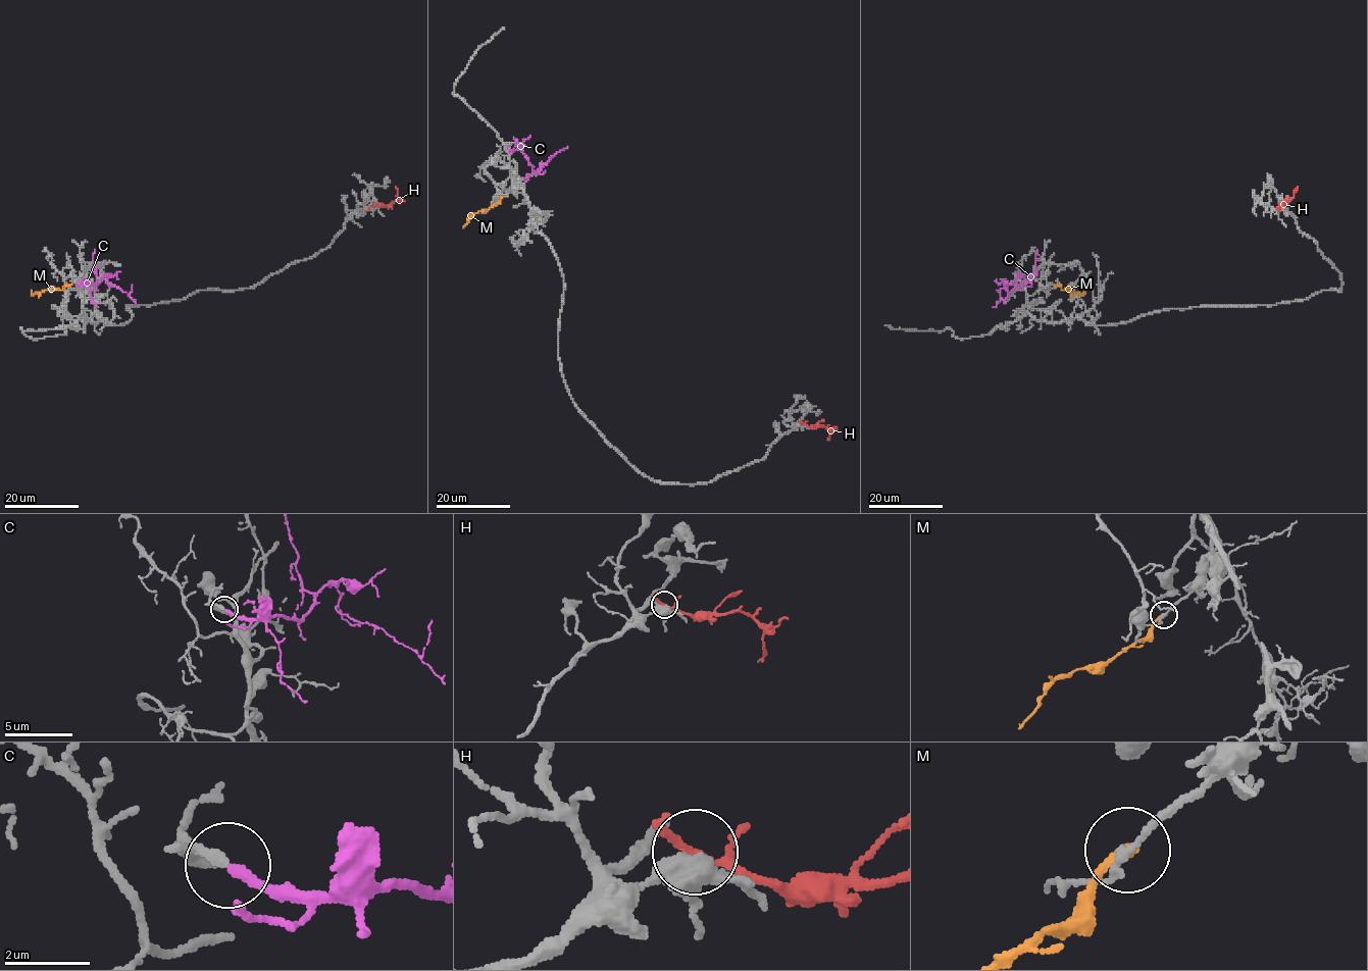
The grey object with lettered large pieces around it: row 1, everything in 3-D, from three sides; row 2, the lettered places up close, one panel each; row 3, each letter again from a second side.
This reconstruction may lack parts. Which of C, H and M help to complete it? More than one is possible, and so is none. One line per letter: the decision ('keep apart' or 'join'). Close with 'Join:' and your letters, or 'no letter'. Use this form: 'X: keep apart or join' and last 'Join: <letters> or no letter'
C: join
H: keep apart
M: keep apart
Join: C

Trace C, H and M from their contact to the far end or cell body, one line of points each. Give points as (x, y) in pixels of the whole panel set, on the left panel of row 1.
C: (76, 283), (96, 285), (104, 275), (107, 283), (118, 287), (136, 303)
H: (369, 207), (389, 205), (397, 199), (396, 187)
M: (70, 287), (33, 294), (31, 291)

